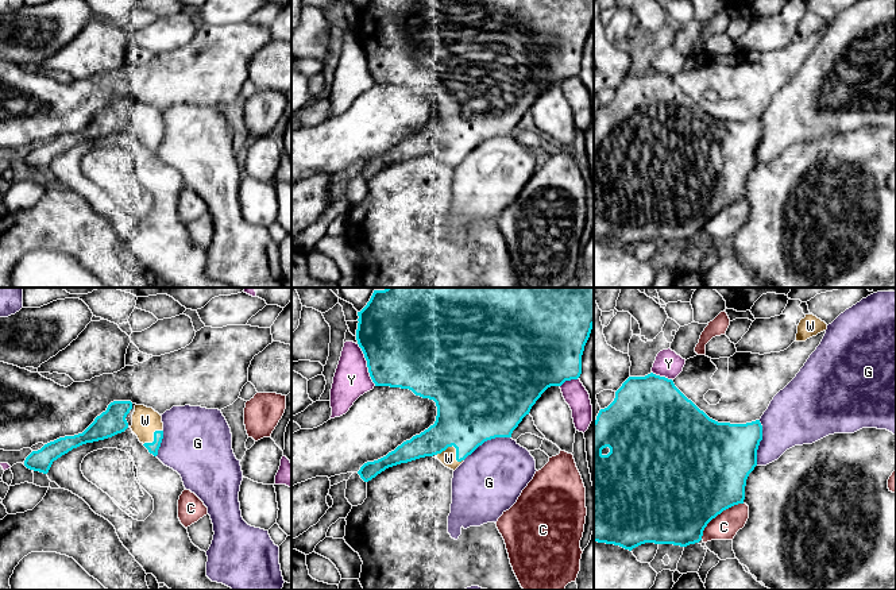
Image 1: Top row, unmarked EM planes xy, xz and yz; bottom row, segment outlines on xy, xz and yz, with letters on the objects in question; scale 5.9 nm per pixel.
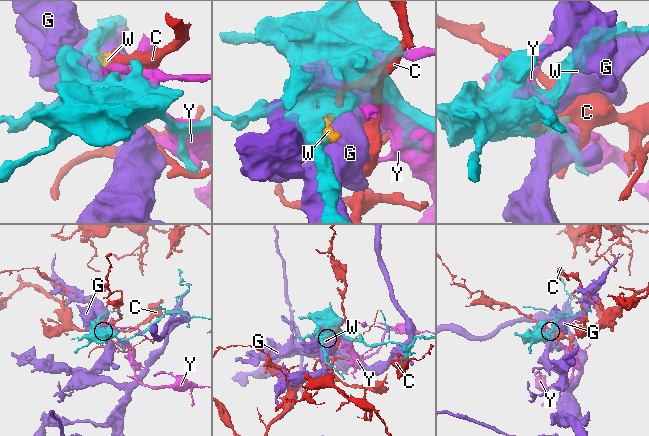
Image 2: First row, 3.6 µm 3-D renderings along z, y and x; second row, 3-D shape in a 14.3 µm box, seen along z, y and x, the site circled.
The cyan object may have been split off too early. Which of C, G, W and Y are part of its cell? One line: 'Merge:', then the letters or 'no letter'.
Merge: W

